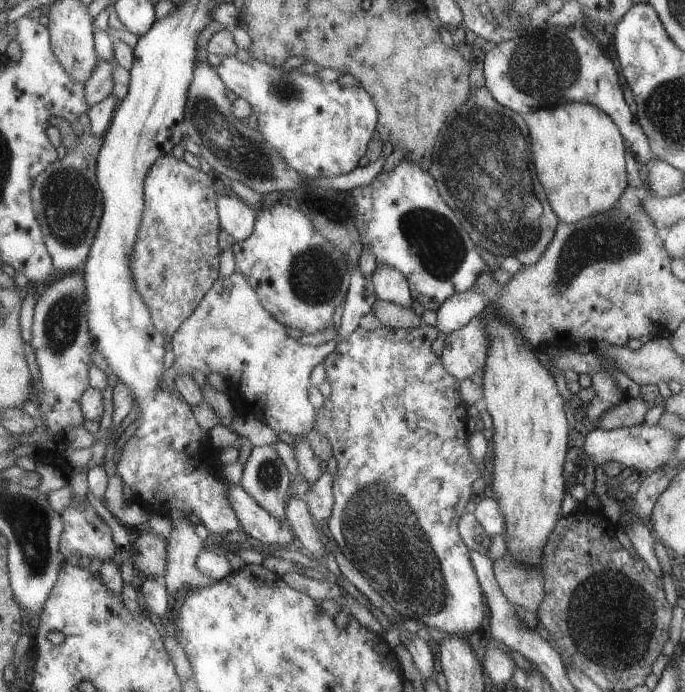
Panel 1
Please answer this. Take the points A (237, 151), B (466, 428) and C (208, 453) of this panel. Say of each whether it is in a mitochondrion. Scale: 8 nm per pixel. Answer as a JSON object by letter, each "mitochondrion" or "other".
{"A":"mitochondrion","B":"other","C":"other"}

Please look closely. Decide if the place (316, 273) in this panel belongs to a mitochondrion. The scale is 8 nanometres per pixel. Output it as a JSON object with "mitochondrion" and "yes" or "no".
{"mitochondrion":"yes"}

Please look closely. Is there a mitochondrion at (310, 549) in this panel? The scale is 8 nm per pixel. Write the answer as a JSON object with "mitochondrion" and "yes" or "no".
{"mitochondrion":"no"}

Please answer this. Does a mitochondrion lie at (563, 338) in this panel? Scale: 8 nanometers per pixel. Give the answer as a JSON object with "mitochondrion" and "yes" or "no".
{"mitochondrion":"no"}

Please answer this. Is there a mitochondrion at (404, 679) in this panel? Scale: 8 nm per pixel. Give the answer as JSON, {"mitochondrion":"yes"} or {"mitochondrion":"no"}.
{"mitochondrion":"no"}

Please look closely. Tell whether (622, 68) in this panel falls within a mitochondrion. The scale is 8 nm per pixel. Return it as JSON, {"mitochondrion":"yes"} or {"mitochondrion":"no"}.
{"mitochondrion":"no"}

